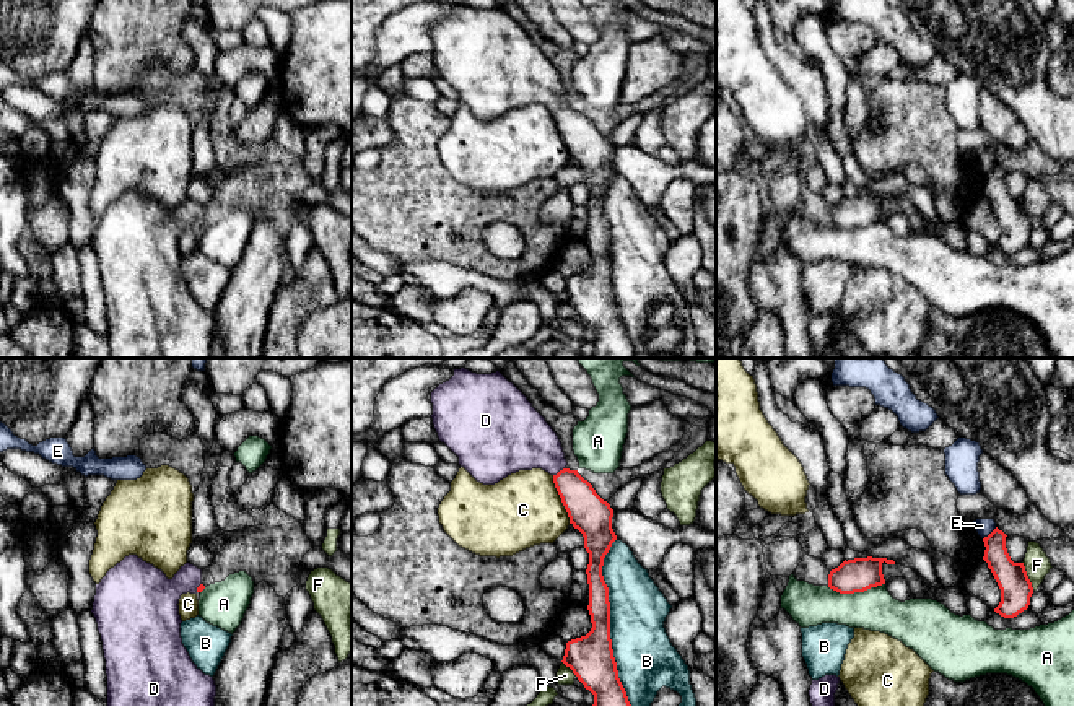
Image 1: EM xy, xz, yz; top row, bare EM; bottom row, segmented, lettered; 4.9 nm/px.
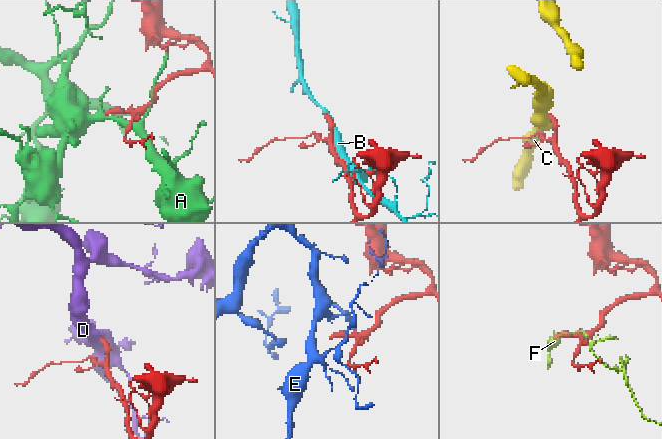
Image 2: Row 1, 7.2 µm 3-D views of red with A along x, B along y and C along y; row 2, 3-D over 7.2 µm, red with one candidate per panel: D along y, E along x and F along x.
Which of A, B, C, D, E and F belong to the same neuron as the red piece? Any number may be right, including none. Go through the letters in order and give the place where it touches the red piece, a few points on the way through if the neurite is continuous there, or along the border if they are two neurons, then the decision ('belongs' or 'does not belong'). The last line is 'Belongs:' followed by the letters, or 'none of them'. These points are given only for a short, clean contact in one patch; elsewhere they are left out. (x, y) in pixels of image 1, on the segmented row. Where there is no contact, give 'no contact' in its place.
A: contact yz (855, 591); does not belong
B: contact xz (609, 622); does not belong
C: contact xz (562, 500); border xz (552, 475), (554, 487), (570, 522); does not belong
D: contact xz (560, 470); way xz (588, 513), (560, 470), (534, 444), (521, 440); belongs
E: contact yz (991, 532); border yz (996, 527), (983, 539); does not belong
F: contact yz (1027, 576); does not belong
Belongs: D

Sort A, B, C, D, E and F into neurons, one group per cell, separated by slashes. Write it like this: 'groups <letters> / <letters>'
groups A / B / C / D / E / F

